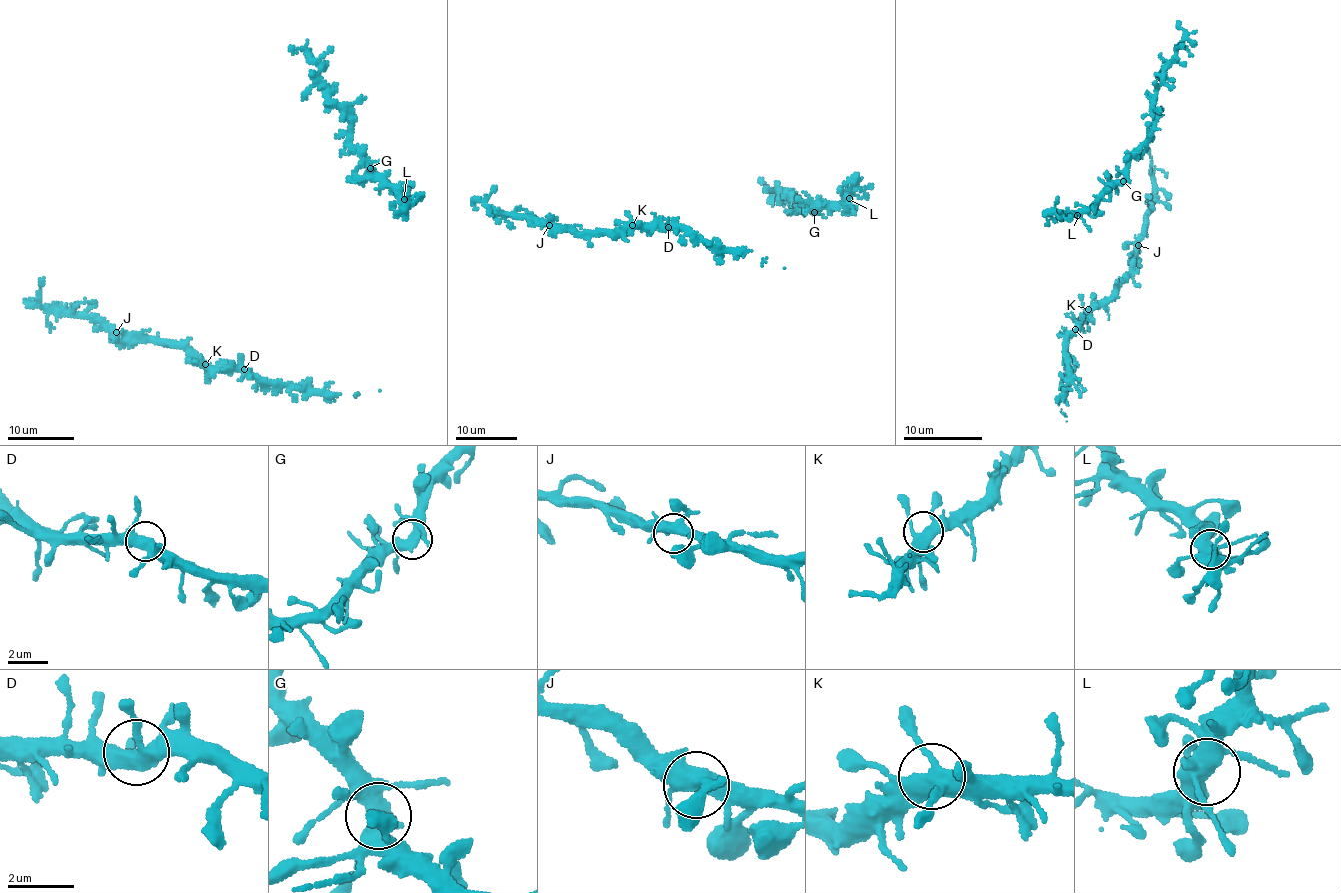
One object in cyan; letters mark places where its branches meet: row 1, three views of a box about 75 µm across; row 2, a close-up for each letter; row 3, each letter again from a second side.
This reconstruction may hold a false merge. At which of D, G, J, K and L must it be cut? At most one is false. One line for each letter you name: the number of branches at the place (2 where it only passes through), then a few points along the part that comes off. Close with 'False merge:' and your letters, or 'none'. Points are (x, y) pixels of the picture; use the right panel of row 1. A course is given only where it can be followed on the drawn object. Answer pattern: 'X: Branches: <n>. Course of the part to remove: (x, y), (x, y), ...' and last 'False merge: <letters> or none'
False merge: none

